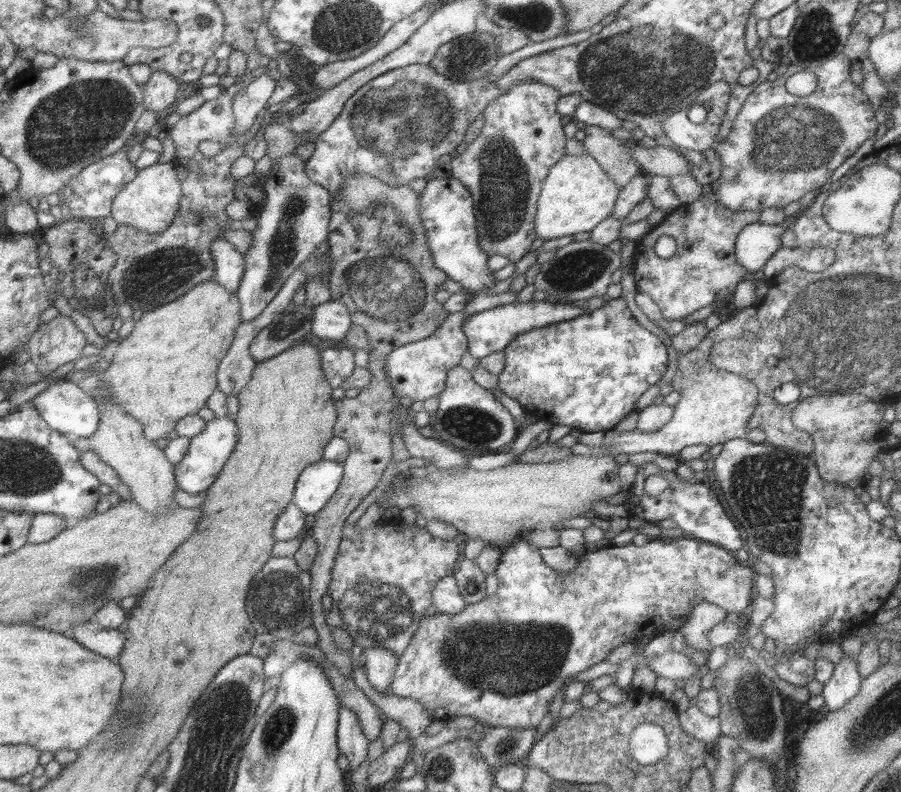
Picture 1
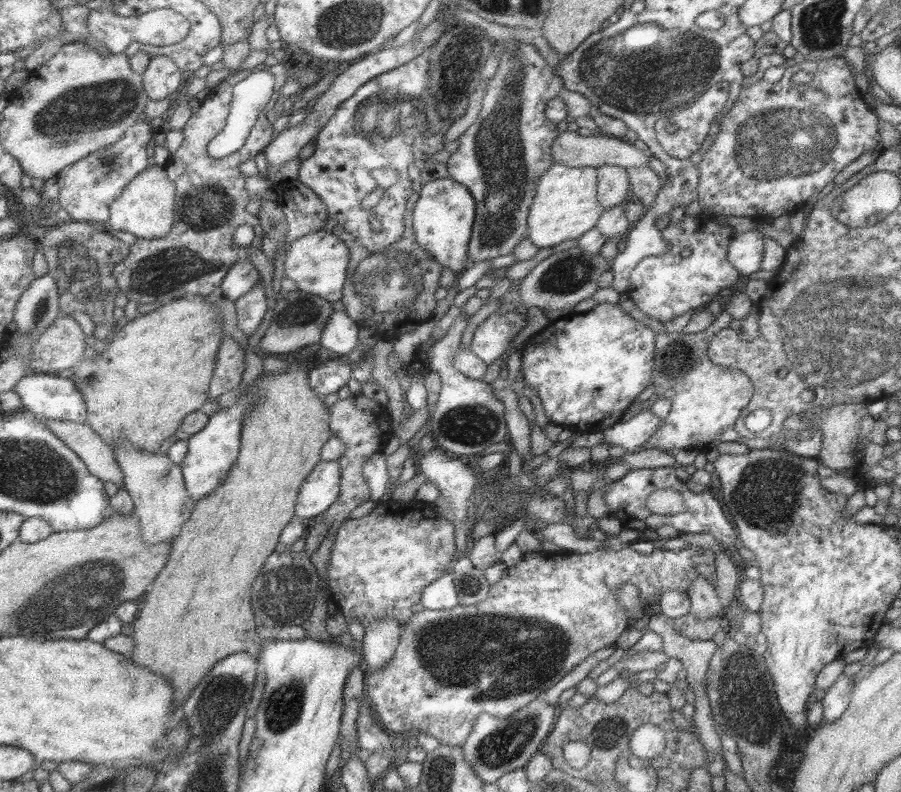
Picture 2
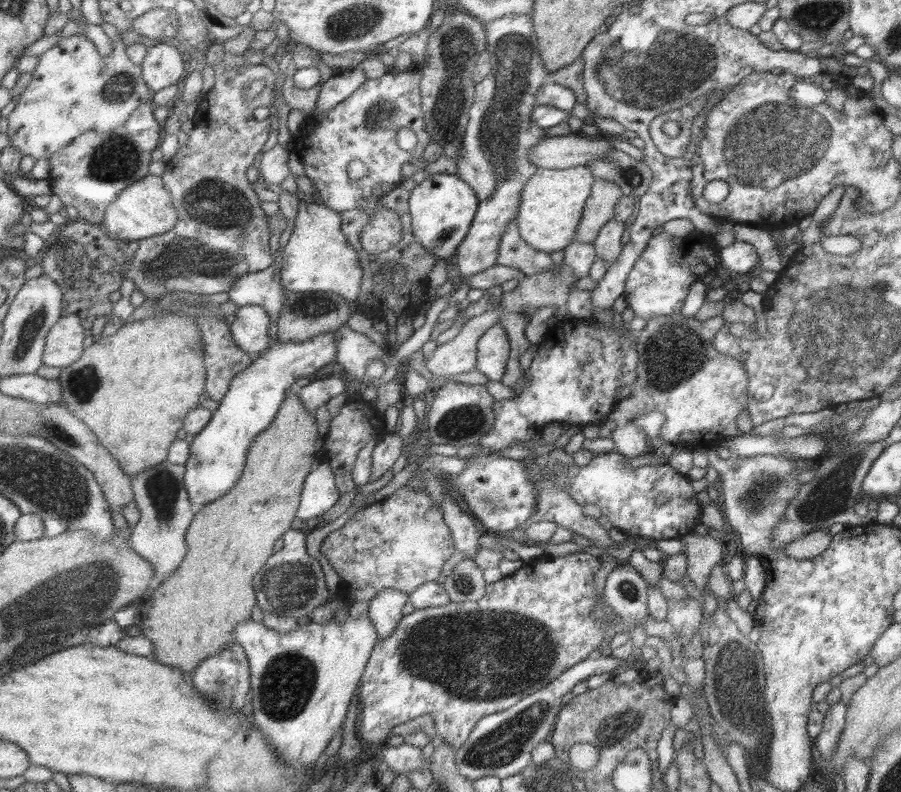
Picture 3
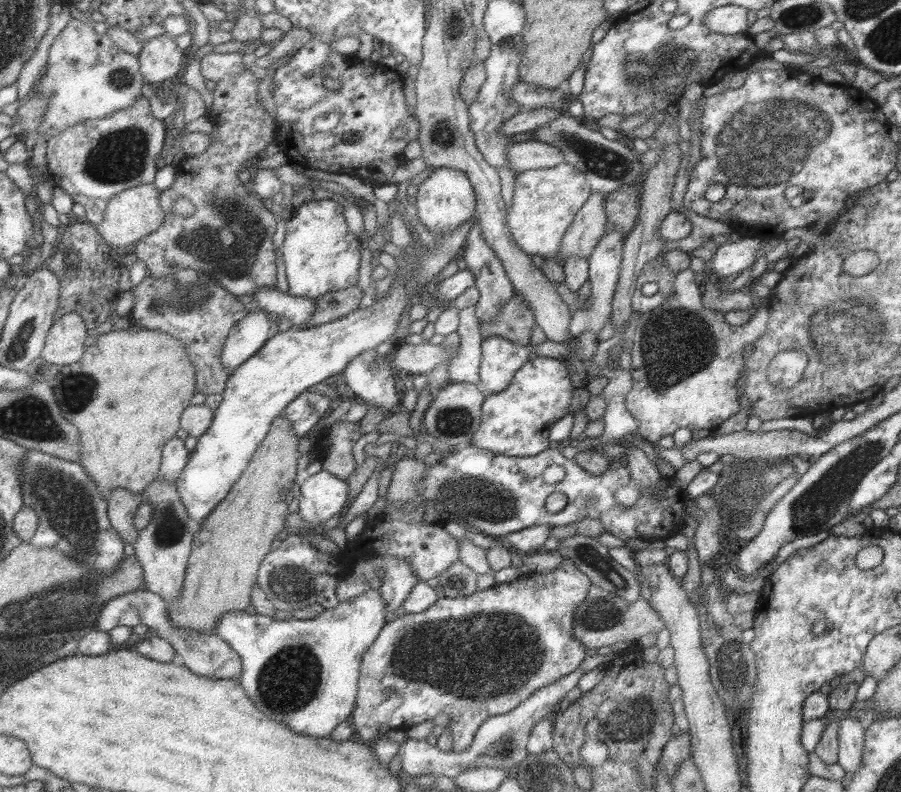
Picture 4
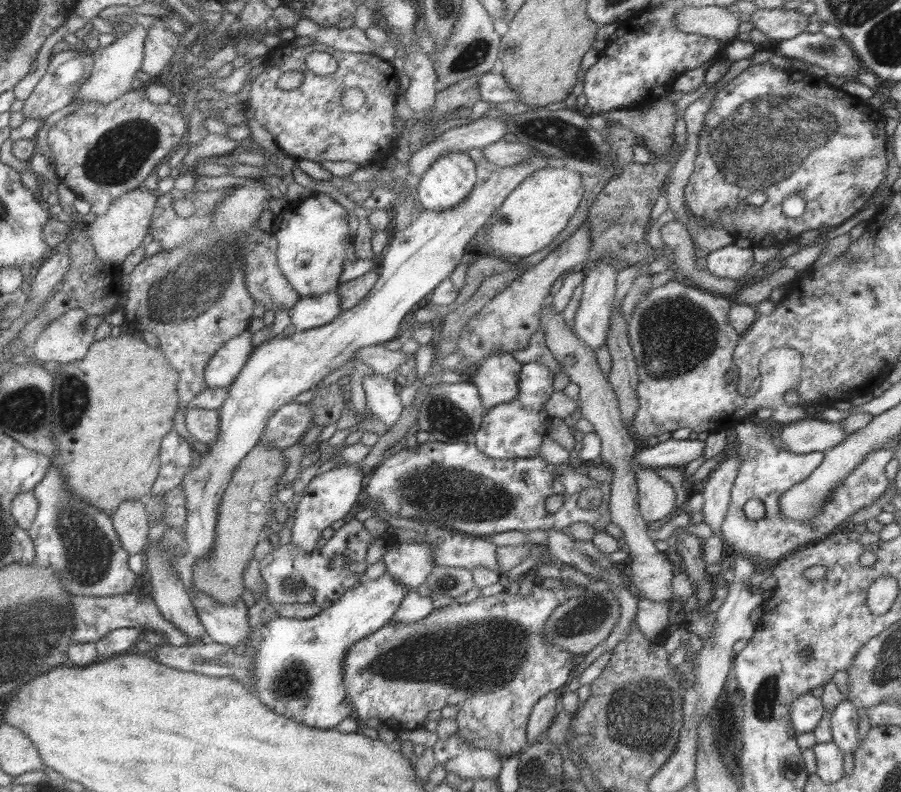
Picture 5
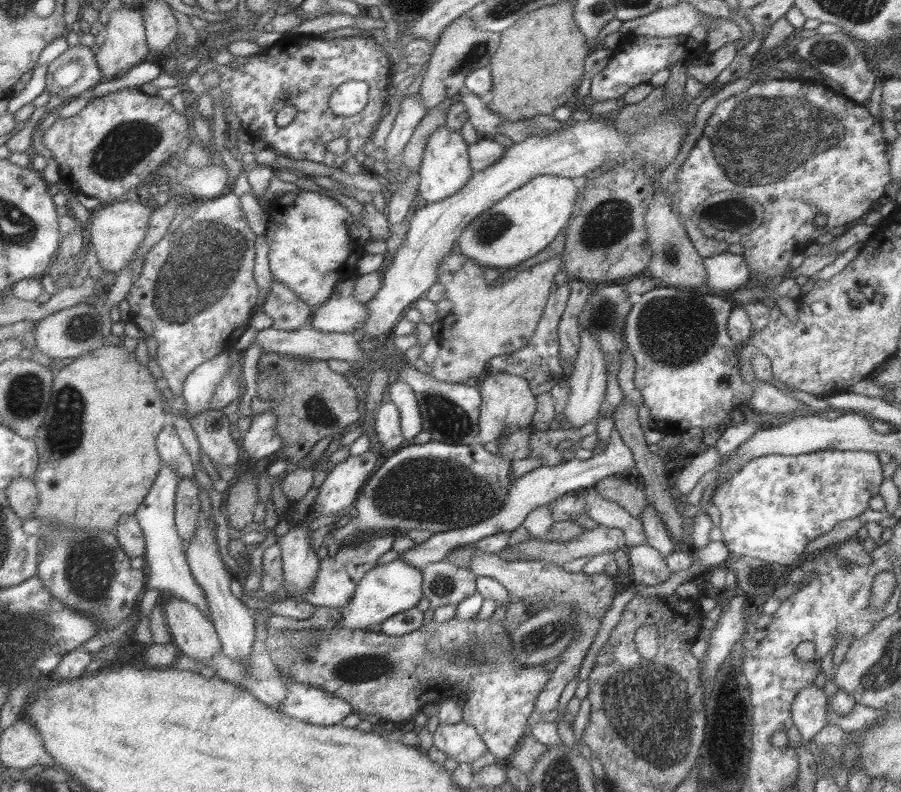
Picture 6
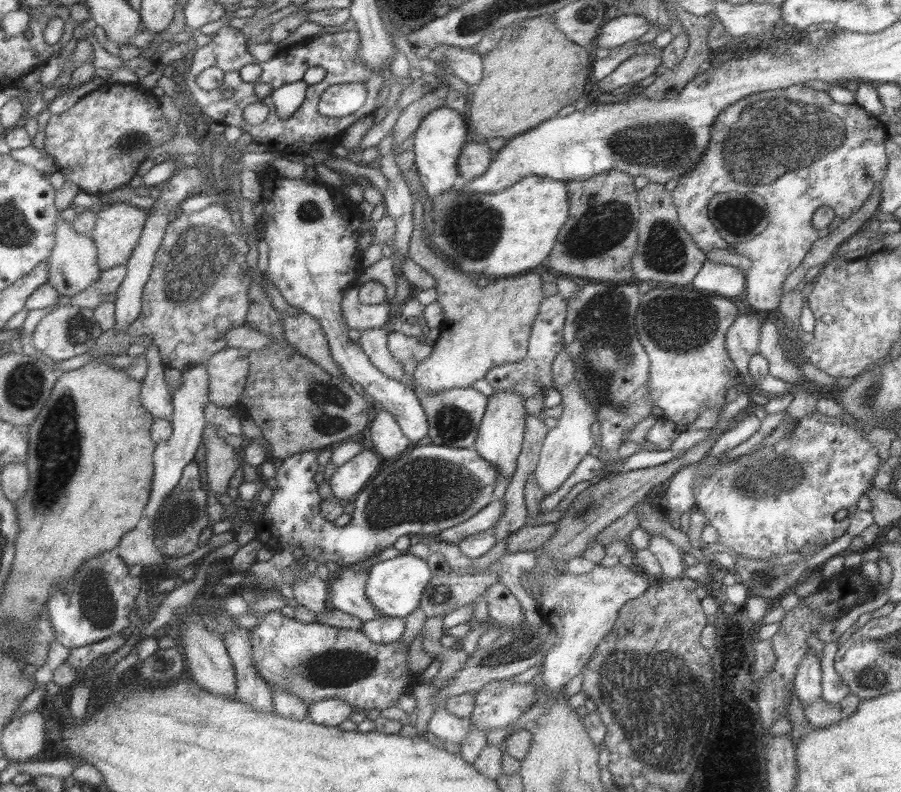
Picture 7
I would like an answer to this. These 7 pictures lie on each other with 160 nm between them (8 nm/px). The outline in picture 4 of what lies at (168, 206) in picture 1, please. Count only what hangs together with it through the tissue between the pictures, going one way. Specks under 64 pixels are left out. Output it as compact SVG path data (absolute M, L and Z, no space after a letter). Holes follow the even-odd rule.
M151 182L126 188L109 199L103 219L94 227L114 253L131 249L134 242L163 225L165 212L159 204L159 197L160 190Z

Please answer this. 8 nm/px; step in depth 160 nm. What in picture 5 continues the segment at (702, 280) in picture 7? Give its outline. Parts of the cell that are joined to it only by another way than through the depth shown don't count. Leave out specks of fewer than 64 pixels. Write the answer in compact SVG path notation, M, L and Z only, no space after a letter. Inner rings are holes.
M728 244L707 253L706 269L717 278L728 278L746 282L745 272L753 262L752 245L740 248Z

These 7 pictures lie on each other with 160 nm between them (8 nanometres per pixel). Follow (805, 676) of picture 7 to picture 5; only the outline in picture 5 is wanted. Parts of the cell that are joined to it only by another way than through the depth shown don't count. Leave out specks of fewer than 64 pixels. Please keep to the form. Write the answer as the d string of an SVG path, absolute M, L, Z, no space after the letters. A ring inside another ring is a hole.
M810 693L799 696L793 701L789 711L792 727L797 733L812 732L823 711L820 698L815 698Z

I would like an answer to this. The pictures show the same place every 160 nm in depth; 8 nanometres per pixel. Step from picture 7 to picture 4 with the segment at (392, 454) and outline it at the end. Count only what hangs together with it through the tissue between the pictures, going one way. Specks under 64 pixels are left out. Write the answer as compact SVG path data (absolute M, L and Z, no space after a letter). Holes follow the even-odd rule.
M374 348L362 350L346 364L342 373L350 396L355 396L358 400L365 401L368 407L379 408L389 415L400 402L396 393L400 388L399 377L387 365L377 372L369 370L373 361L383 361L383 358Z

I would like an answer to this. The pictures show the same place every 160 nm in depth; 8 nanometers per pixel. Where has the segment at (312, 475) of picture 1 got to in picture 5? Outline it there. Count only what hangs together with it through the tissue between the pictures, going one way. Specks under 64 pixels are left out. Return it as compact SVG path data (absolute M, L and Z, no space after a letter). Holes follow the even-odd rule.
M360 463L335 467L313 476L305 486L298 503L291 511L294 515L294 523L289 531L290 543L303 552L315 550L318 547L319 539L321 539L321 532L325 528L329 528L333 522L344 519L347 514L354 510L355 504L359 502L357 495L361 492L362 478Z

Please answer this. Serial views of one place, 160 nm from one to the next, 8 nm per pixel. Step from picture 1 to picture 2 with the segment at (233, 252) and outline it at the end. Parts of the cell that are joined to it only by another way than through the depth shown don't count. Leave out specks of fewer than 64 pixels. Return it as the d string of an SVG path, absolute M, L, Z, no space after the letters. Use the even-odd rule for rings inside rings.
M249 260L234 262L220 282L221 297L235 302L259 280L261 278Z

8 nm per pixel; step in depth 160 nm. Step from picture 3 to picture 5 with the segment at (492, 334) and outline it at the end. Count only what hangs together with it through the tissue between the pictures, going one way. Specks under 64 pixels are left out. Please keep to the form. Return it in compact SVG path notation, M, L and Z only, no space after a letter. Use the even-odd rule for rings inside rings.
M510 352L489 353L468 377L478 390L484 412L491 406L513 402L518 393L520 362Z

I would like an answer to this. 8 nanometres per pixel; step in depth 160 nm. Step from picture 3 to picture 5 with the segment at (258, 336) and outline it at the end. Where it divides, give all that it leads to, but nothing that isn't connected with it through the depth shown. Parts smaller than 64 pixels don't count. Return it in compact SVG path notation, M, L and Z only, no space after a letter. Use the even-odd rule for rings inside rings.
M248 328L242 330L215 351L204 368L206 389L228 387L233 382L252 351L251 334Z

